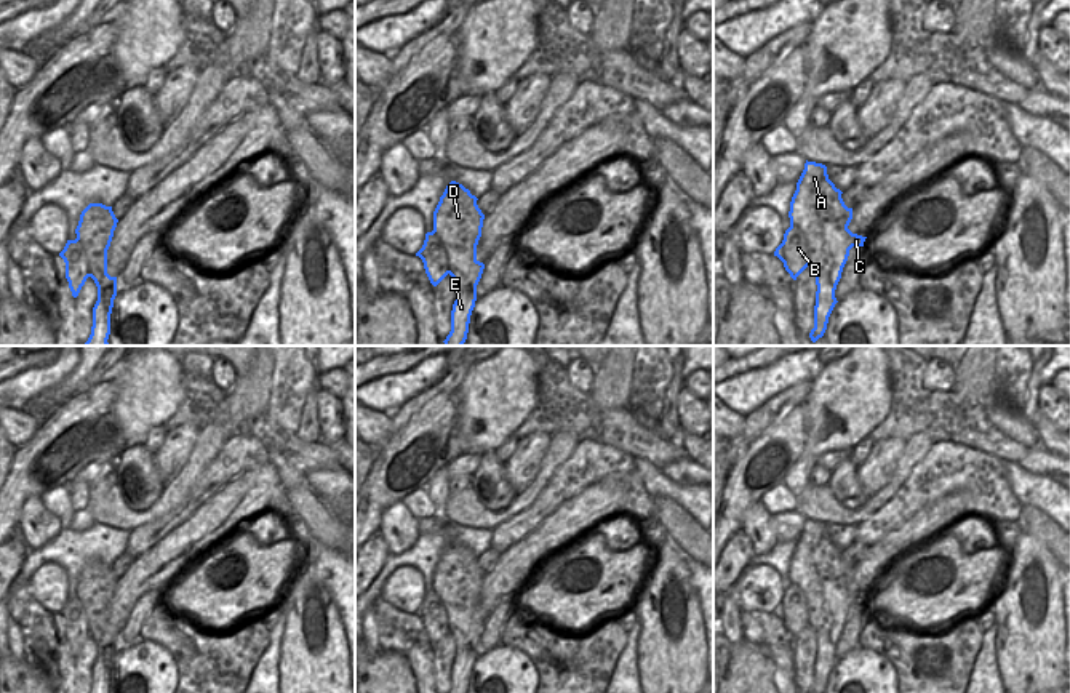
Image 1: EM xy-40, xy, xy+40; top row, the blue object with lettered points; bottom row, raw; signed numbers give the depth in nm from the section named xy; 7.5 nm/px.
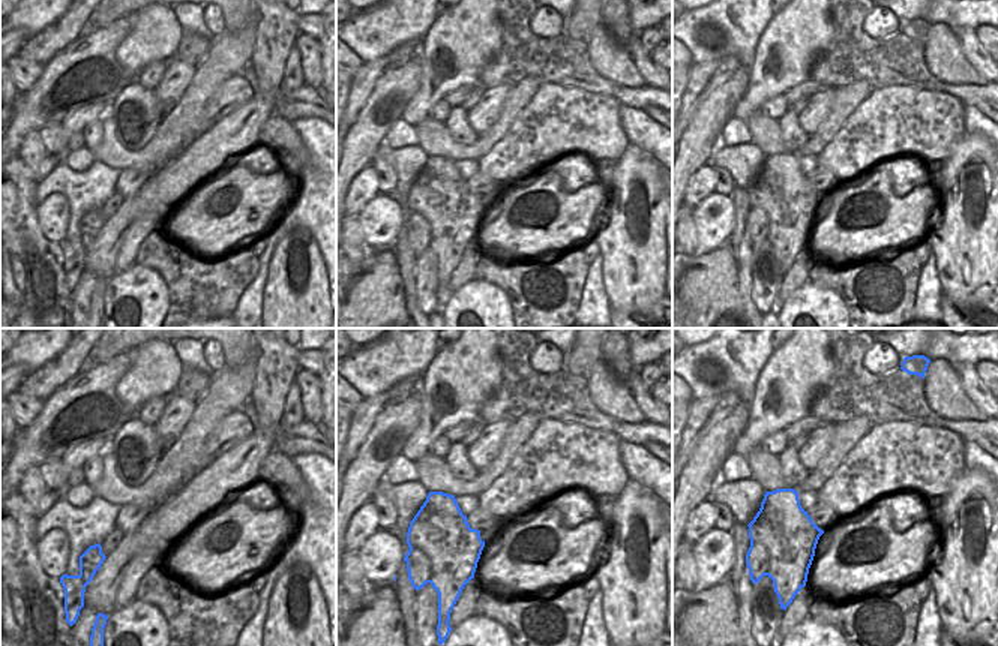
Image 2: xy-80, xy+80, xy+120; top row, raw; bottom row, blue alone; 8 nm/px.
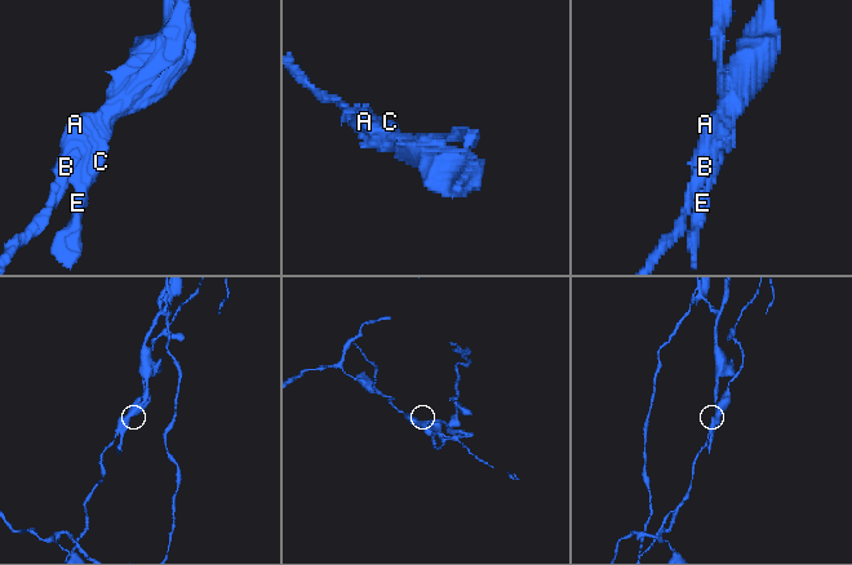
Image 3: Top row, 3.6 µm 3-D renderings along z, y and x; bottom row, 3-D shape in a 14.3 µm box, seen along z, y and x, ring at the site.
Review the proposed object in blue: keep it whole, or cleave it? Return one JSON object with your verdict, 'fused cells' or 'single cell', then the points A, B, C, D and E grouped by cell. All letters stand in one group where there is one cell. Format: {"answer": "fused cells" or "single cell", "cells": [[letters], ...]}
{"answer": "fused cells", "cells": [["A", "C", "D", "E"], ["B"]]}

